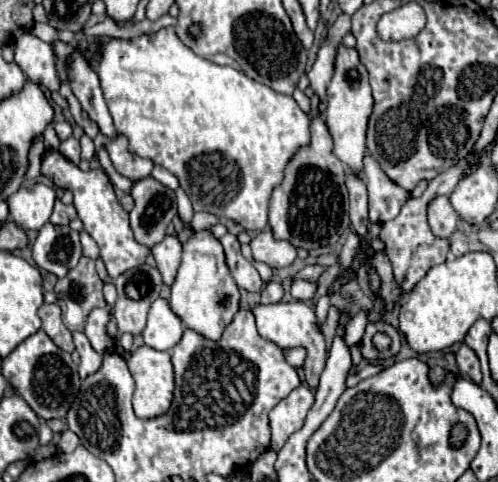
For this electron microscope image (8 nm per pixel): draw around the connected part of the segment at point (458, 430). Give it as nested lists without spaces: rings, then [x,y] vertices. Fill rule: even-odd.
[[[460,422],[454,424],[452,430],[450,430],[450,446],[452,446],[452,448],[460,448],[460,446],[466,442],[466,438],[468,438],[466,426],[460,424]]]

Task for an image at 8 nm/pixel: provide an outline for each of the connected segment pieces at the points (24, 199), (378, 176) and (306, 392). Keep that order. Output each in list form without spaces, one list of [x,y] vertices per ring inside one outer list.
[[[34,184],[34,186],[22,186],[16,194],[12,194],[8,202],[10,218],[16,226],[22,230],[40,230],[50,214],[56,200],[56,192],[48,188],[46,184]]]
[[[364,158],[364,182],[370,196],[370,222],[384,224],[400,214],[400,208],[408,200],[408,192],[396,186],[382,170],[376,160]]]
[[[300,384],[294,388],[284,400],[280,400],[270,410],[270,428],[272,428],[272,444],[270,448],[278,452],[290,434],[304,426],[304,418],[314,402],[314,394],[308,386]]]

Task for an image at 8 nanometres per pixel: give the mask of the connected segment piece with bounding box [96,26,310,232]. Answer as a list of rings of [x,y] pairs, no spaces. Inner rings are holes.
[[[166,26],[162,30],[158,30],[156,34],[150,36],[138,36],[138,38],[130,38],[130,40],[118,40],[118,38],[110,38],[106,42],[106,50],[102,54],[102,62],[98,66],[98,78],[100,78],[100,86],[104,92],[104,100],[108,104],[108,110],[114,118],[114,128],[118,134],[126,136],[130,142],[130,150],[132,154],[138,154],[142,158],[152,160],[154,164],[164,166],[168,172],[172,172],[178,180],[182,190],[188,194],[188,198],[192,200],[192,206],[196,212],[212,212],[216,216],[226,216],[232,218],[234,222],[238,222],[246,232],[258,232],[268,224],[268,202],[270,202],[270,194],[272,188],[276,188],[280,184],[280,178],[284,176],[284,166],[288,164],[288,158],[292,158],[292,154],[300,148],[306,146],[310,142],[310,116],[304,114],[300,110],[300,106],[294,102],[292,96],[284,96],[274,92],[272,88],[258,84],[256,80],[248,78],[244,72],[232,68],[232,66],[220,66],[214,62],[208,62],[200,56],[196,56],[174,32],[172,26]]]

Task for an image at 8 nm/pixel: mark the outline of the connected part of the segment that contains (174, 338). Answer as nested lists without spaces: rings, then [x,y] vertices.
[[[158,298],[148,312],[148,322],[142,332],[144,344],[154,350],[170,350],[180,342],[182,334],[184,324],[180,318],[176,318],[176,314],[172,314],[168,302]]]

